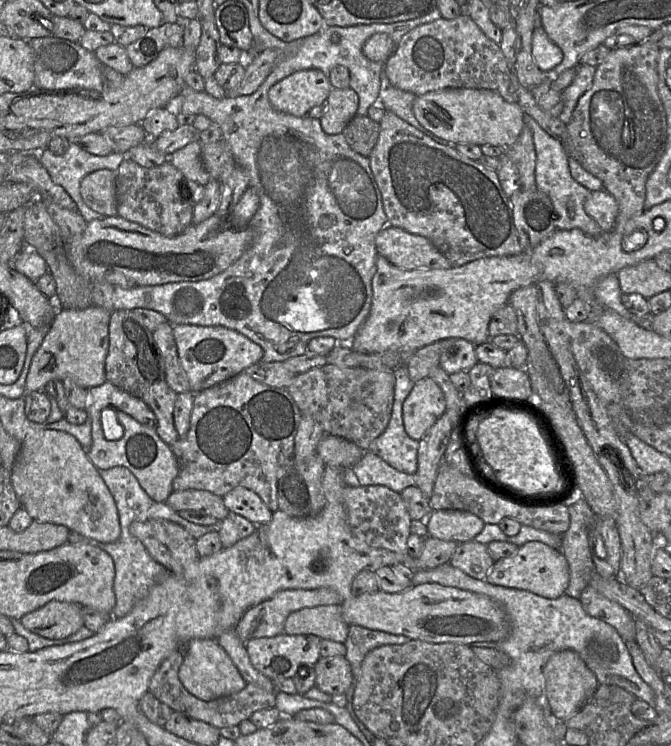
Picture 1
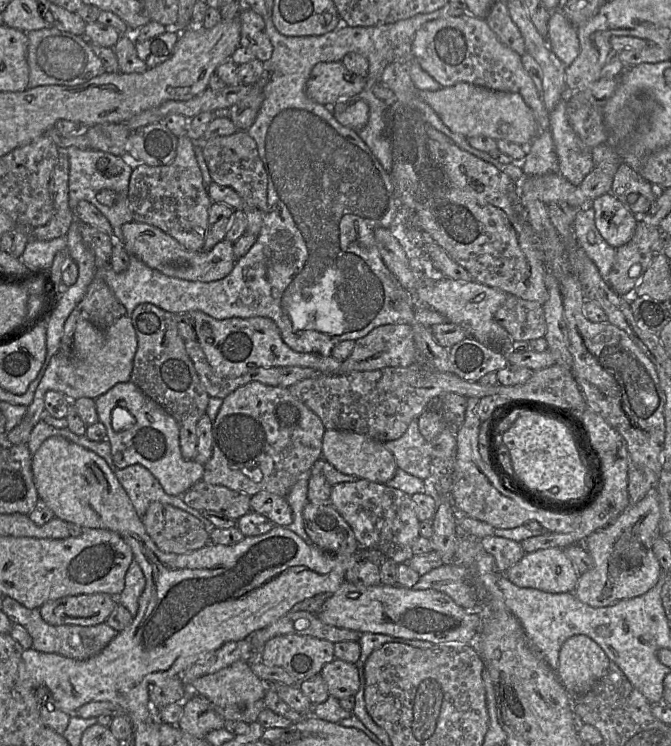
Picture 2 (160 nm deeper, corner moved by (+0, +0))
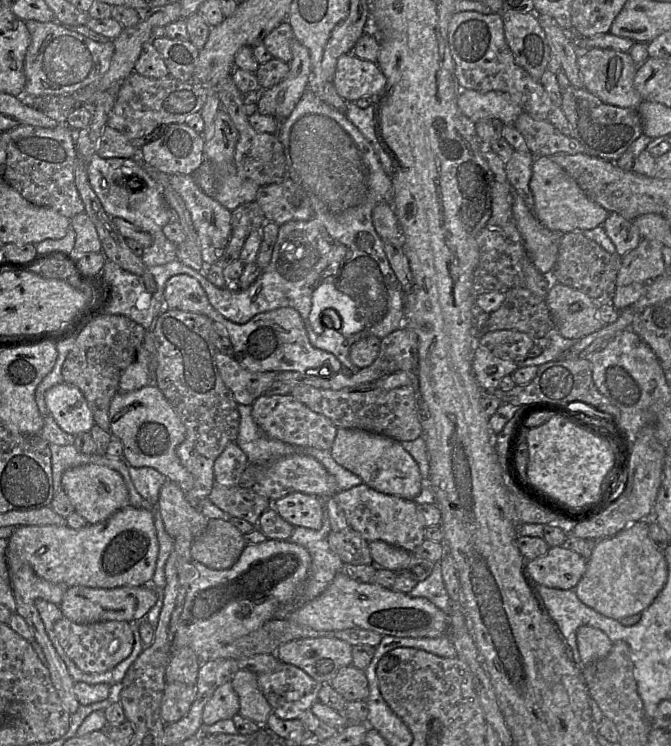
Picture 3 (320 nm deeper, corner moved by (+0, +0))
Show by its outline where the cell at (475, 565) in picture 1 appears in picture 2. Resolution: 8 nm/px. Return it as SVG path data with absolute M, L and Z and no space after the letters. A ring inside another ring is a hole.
M492 535L480 541L485 551L493 556L497 573L505 573L525 555L519 542L507 538Z

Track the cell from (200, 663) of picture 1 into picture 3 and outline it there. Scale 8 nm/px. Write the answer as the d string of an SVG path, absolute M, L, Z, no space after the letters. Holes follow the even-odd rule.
M239 670L230 682L239 698L238 715L264 726L272 713L272 708L259 687L258 675Z

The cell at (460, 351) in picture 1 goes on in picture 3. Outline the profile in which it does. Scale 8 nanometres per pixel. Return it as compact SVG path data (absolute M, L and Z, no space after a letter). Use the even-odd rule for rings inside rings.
M477 344L471 361L473 376L483 391L492 391L499 388L504 376L512 375L518 368L518 363L504 360L481 344Z

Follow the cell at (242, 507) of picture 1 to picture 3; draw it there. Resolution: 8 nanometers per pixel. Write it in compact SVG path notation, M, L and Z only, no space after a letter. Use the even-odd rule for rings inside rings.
M291 493L271 503L272 508L294 527L313 530L322 528L325 518L324 500L320 496Z

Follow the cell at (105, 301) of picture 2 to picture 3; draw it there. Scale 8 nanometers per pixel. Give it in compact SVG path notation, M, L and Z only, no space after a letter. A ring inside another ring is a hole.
M104 314L90 322L75 338L63 366L63 382L79 388L93 414L95 424L110 432L109 407L119 391L123 372L142 347L146 330L124 315Z

